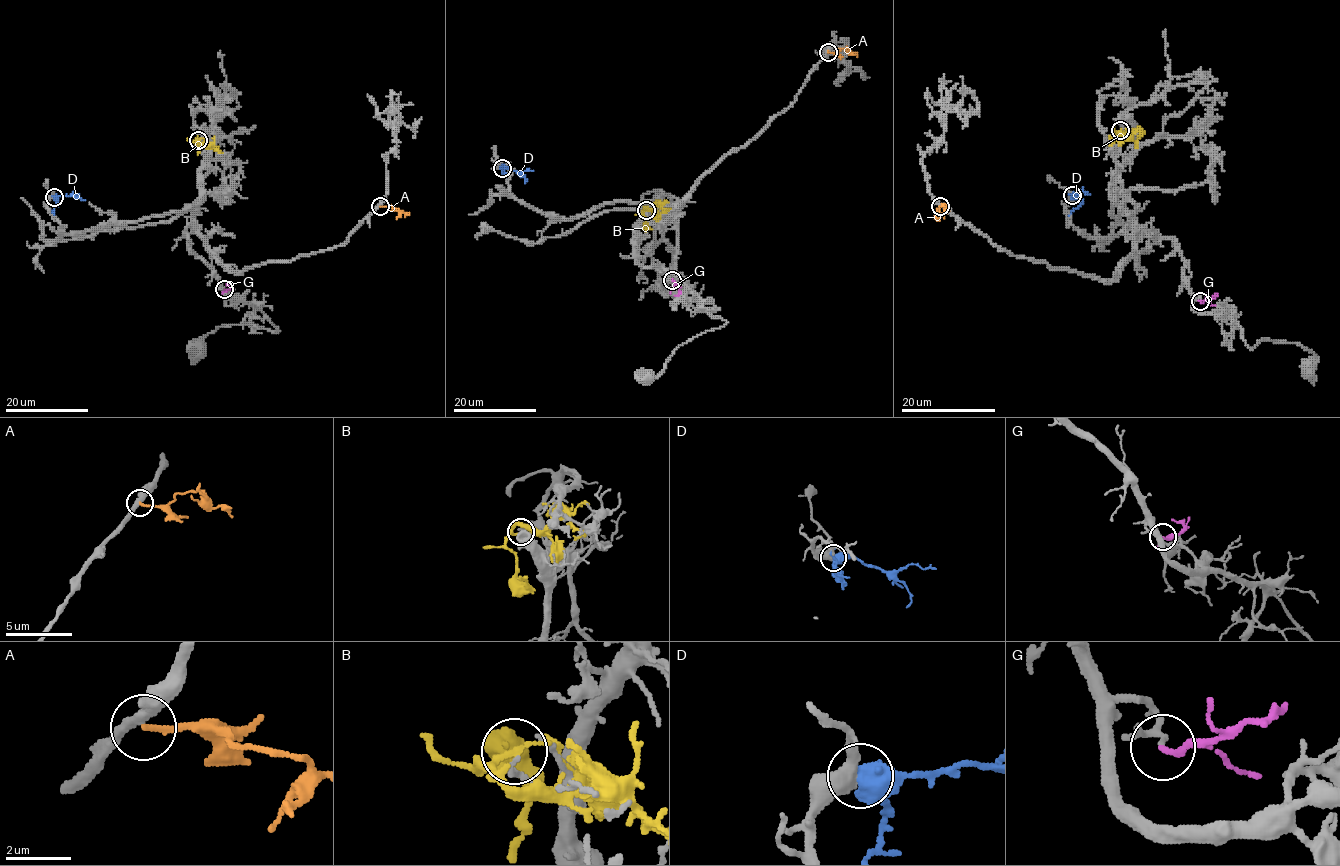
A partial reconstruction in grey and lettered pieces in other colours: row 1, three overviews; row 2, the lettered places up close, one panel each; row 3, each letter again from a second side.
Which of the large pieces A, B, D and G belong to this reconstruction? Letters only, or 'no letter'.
no letter

